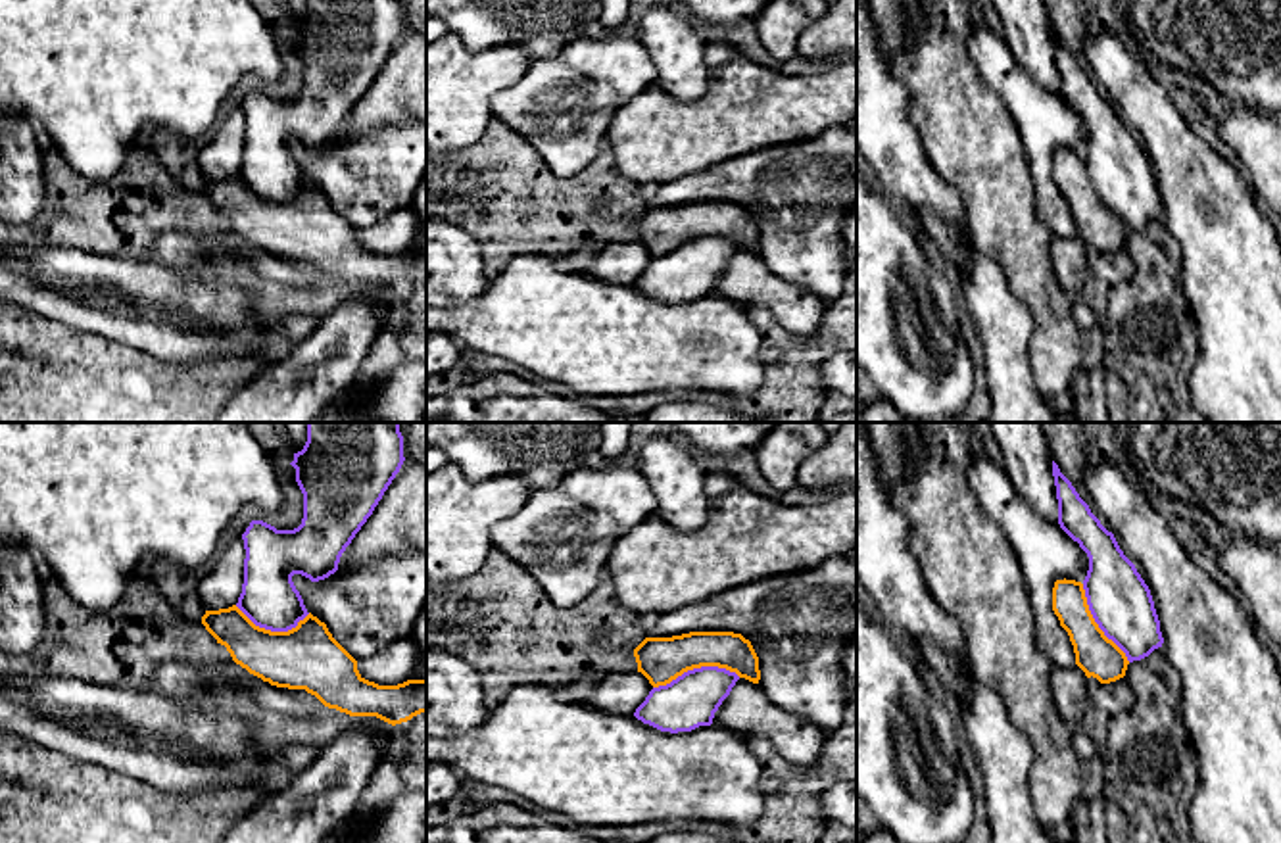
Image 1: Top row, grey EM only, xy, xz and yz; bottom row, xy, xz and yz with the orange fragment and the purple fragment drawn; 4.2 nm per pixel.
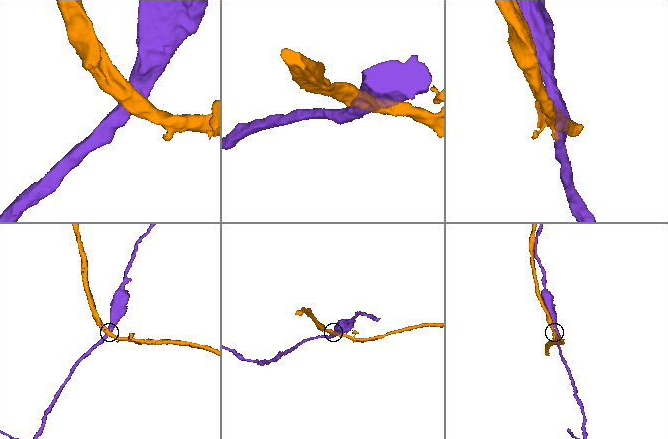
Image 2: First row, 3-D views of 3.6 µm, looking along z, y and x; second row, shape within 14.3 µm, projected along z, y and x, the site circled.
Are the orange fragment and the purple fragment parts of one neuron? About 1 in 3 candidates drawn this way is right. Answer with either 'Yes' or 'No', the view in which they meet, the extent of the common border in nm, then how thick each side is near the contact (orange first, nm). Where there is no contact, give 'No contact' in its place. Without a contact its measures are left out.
No. Touches orange in xz. Shared border 380 nm. Thickness 190 nm (orange) against 220 nm

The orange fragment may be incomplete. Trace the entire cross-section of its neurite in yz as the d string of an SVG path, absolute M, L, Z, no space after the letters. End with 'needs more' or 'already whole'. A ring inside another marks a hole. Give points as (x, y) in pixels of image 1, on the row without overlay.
M1056 150L1052 157L1052 181L1070 205L1076 234L1087 248L1093 246L1100 253L1110 253L1125 246L1129 230L1095 192L1081 152Z; already whole

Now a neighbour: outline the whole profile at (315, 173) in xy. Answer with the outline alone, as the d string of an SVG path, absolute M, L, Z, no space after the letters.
M407 119L319 152L294 144L292 152L307 182L363 230L411 205L426 175L426 121Z

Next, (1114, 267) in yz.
M1125 246L1110 253L1100 253L1099 261L1091 267L1091 275L1108 288L1131 280L1133 273L1135 265Z

